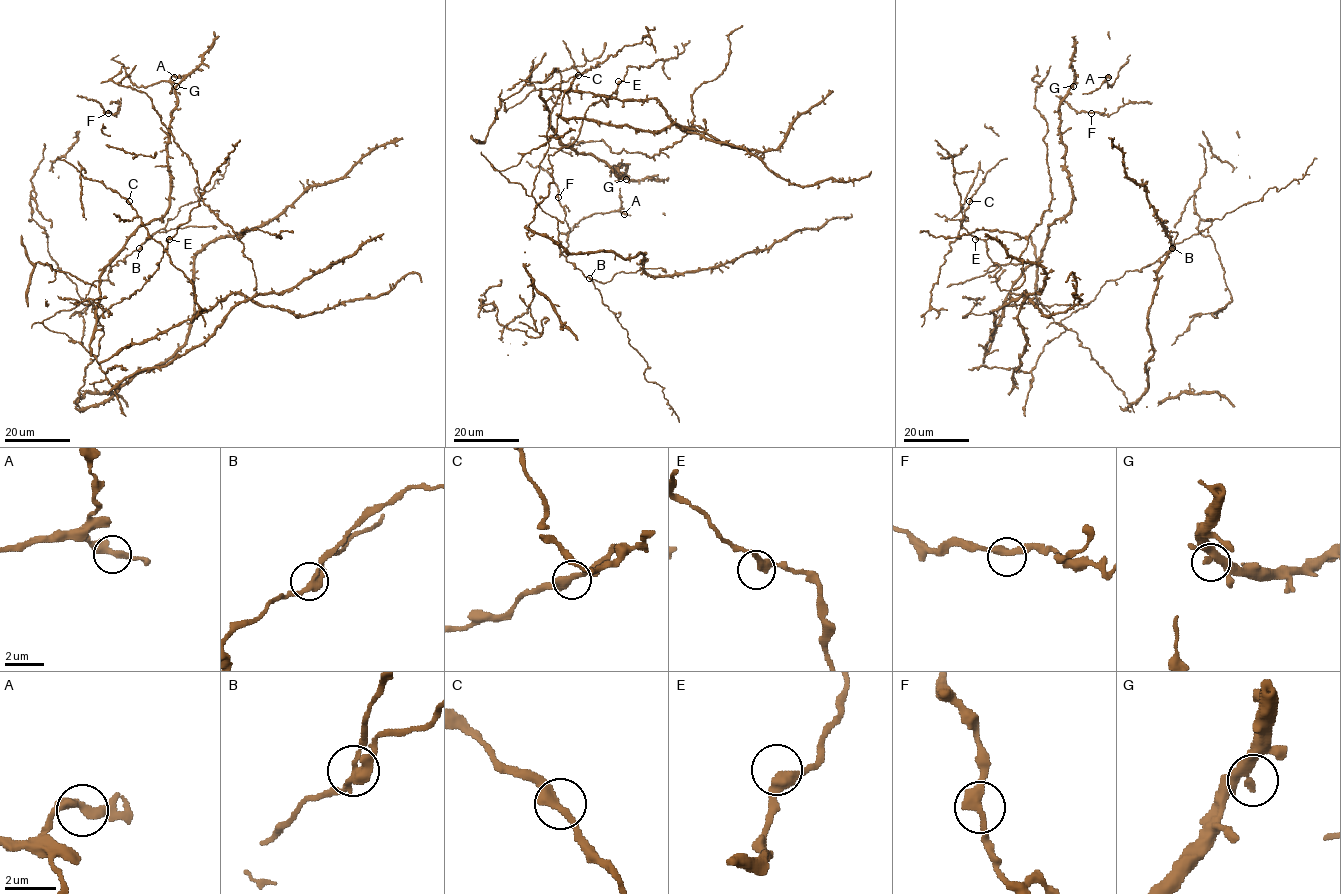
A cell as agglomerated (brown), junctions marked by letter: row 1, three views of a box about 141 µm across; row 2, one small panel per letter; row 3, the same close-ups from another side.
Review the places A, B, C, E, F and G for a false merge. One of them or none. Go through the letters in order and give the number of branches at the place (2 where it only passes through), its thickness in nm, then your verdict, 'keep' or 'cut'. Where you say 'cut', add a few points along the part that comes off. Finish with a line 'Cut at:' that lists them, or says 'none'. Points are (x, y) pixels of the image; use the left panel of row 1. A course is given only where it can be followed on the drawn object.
A: 2 | 360 nm | keep
B: 2 | 360 nm | cut | (139, 248), (156, 232), (191, 226), (217, 227)
C: 2 | 360 nm | keep
E: 2 | 400 nm | keep
F: 2 | 360 nm | keep
G: 2 | 360 nm | keep
Cut at: B

